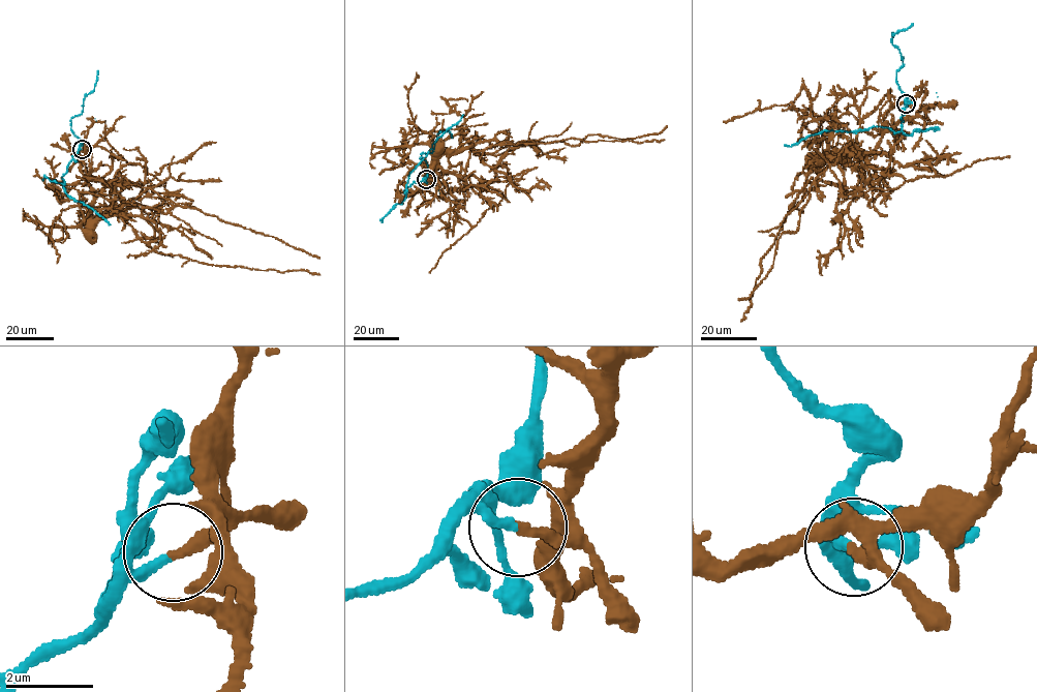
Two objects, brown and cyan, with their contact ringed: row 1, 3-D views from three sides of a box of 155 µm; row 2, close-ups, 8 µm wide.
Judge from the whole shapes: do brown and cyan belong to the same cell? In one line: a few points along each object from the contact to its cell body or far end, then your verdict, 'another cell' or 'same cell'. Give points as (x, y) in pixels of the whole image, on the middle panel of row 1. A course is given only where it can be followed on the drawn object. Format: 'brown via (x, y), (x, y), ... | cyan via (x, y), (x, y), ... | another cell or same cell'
brown via (426, 179), (430, 171), (436, 180), (434, 158), (439, 154), (491, 141), (516, 145), (570, 138), (664, 140) | cyan via (426, 179), (414, 182), (404, 190), (405, 193), (409, 172), (437, 138), (463, 114) | another cell

